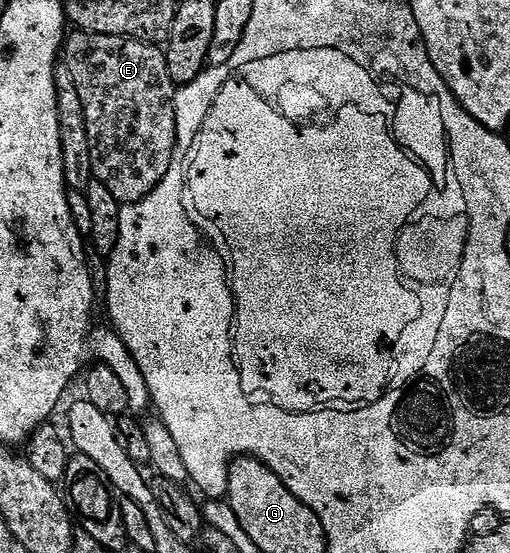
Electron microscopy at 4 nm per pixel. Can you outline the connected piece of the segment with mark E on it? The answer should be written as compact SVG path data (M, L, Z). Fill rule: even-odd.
M72 31L67 34L66 40L62 46L62 61L66 66L67 71L70 73L72 79L74 79L74 87L77 88L78 98L81 99L82 111L85 112L85 123L86 131L89 133L89 147L90 147L90 157L92 161L92 174L91 176L95 180L102 183L102 187L106 187L106 191L110 191L110 195L114 195L114 199L120 202L121 206L125 205L136 205L140 201L145 201L153 191L156 190L158 186L162 183L162 179L170 172L173 172L174 165L172 165L172 160L175 159L176 153L178 154L178 146L176 143L176 116L174 115L174 99L176 98L177 86L172 84L170 79L170 71L168 70L168 64L166 63L166 55L164 54L164 49L158 45L147 45L145 41L136 41L132 37L119 37L118 35L98 35L97 33L85 33L83 31Z

